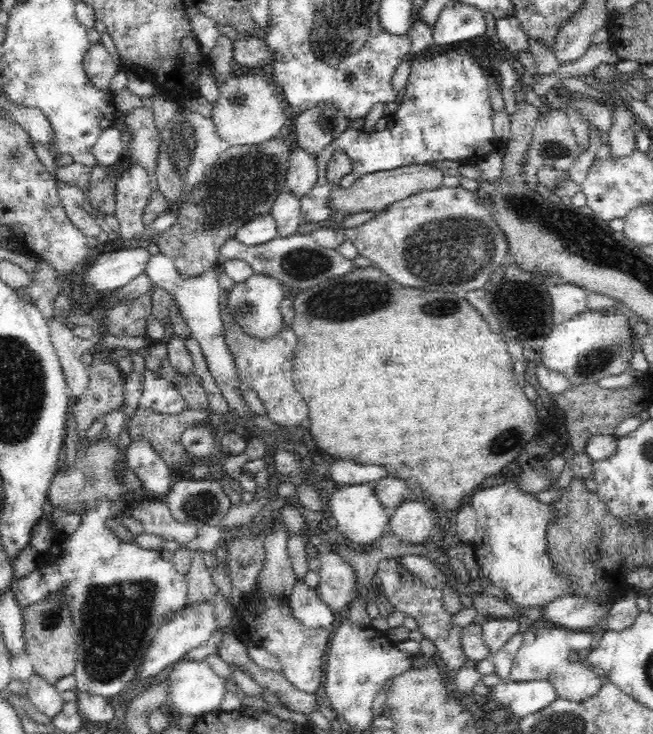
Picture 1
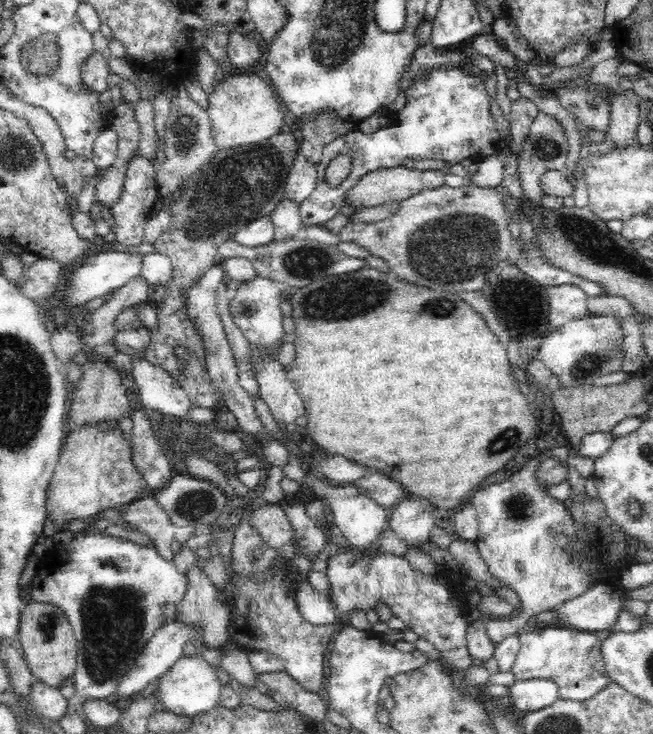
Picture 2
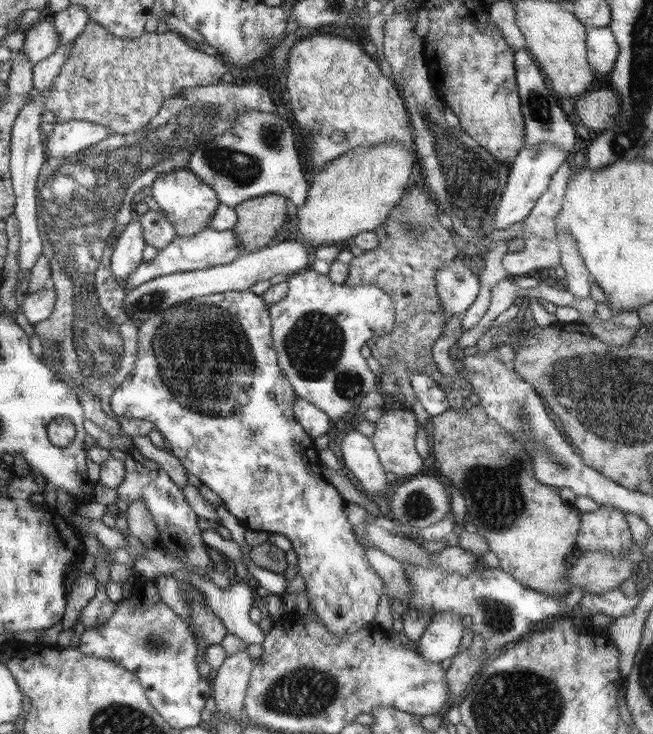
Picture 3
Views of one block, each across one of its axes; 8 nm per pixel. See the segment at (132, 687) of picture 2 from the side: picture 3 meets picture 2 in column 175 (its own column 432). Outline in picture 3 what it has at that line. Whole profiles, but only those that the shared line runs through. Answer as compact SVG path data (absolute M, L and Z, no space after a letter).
M442 612L432 617L424 634L417 641L417 651L426 658L426 662L441 663L446 658L453 658L459 652L464 634L460 614Z

